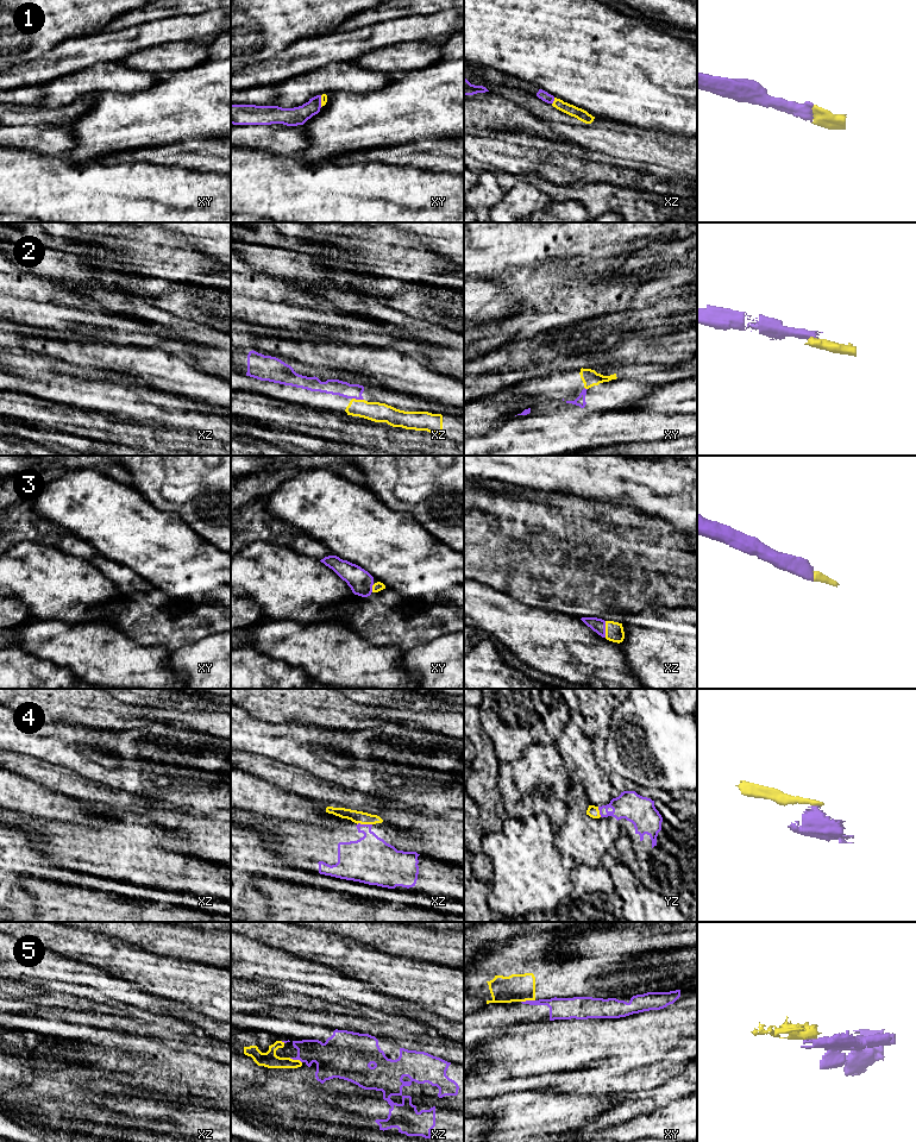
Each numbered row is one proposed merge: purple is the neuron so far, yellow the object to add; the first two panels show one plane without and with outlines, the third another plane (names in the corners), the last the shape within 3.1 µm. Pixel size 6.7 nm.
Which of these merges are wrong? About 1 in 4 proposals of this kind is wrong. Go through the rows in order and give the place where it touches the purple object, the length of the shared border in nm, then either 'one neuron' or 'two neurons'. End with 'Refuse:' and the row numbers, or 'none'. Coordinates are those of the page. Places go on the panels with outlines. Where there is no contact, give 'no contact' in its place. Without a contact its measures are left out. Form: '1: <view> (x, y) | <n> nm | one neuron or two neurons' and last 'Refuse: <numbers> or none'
1: xz (553, 100) | 50 nm | one neuron
2: xz (358, 399) | 80 nm | one neuron
3: xz (604, 629) | 110 nm | one neuron
4: xz (364, 824) | 100 nm | one neuron
5: xy (527, 1001) | 100 nm | two neurons
Refuse: 5

